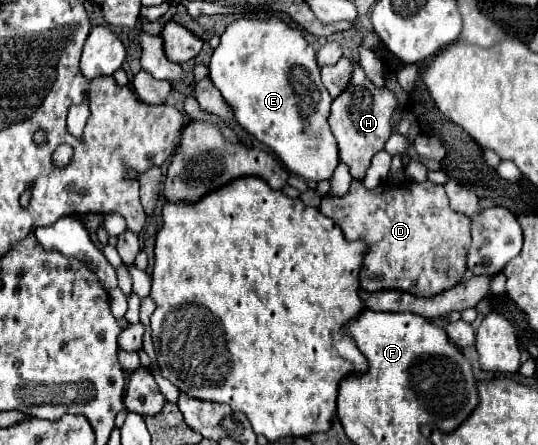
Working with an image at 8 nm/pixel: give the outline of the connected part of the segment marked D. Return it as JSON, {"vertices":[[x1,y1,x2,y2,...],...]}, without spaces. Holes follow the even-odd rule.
{"vertices":[[353,180,349,192,343,198,323,196,319,210,335,220,335,224,343,230,343,236,353,242,359,240,367,246,367,254,359,272,359,284,367,292,377,290,401,290,413,296,431,298,451,290,459,284,467,272,467,248,471,244,471,220,463,214,457,214,449,208,449,200,445,188,433,182,383,182,373,190,367,190,361,180],[443,260,445,266,437,268,437,262]]}

